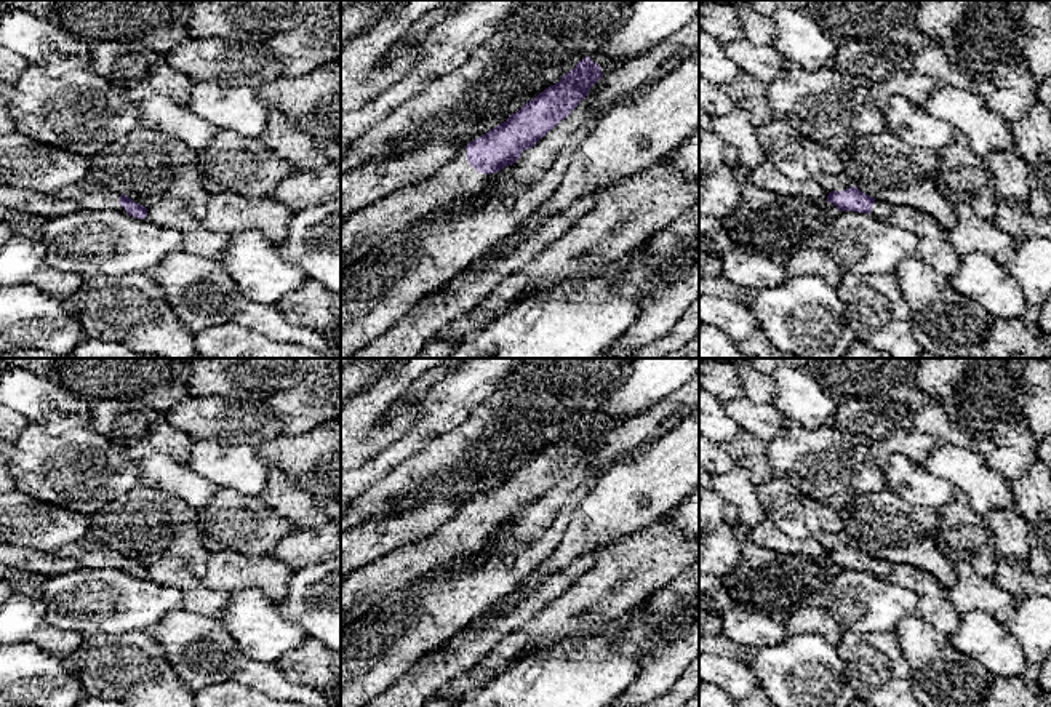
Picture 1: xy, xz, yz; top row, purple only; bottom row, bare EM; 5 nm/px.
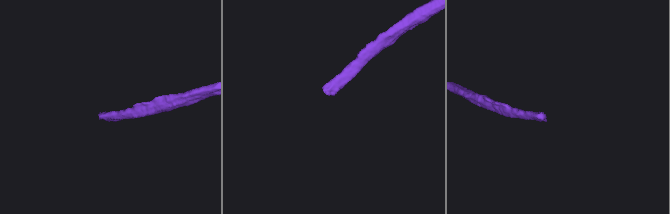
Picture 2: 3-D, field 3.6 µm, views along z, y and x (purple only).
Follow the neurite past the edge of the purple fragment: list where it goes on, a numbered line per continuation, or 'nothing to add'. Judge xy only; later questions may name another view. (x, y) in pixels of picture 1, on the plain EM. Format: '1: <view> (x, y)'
1: xy (87, 552)

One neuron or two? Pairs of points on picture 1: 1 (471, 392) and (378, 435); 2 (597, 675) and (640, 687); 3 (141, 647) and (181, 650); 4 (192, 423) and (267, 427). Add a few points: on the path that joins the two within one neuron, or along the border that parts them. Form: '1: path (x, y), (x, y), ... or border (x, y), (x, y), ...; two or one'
1: border (426, 395), (416, 418), (389, 445); two
2: border (647, 650), (642, 671), (624, 690); two
3: border (149, 631), (163, 658), (183, 680); two
4: path (211, 423), (248, 424); one

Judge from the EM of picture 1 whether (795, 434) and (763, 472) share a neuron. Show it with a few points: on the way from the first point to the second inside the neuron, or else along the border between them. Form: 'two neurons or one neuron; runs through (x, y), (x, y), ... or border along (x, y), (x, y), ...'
two neurons; border along (767, 443), (767, 458), (775, 475)

